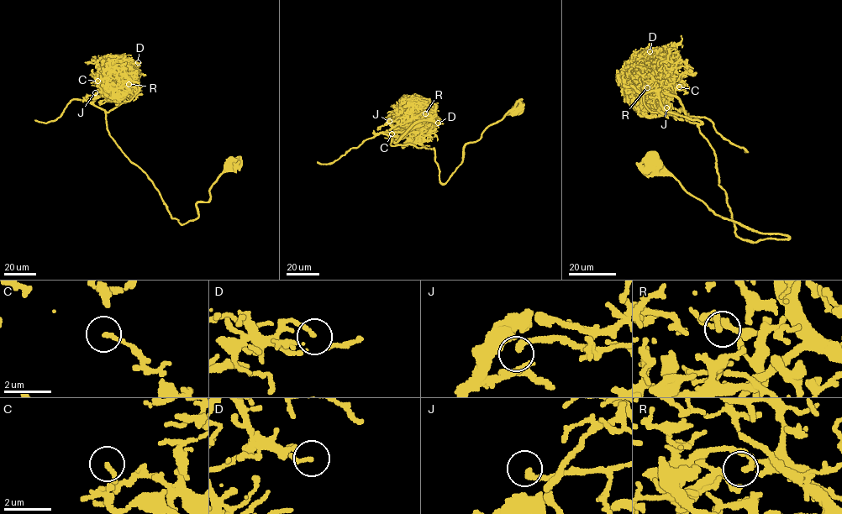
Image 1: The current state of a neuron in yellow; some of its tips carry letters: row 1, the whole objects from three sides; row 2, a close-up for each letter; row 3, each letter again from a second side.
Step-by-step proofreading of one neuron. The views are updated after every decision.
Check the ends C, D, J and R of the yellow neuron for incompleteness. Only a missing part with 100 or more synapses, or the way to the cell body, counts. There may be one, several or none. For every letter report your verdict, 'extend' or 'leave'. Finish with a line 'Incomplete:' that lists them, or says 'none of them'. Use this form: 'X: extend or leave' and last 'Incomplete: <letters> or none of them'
C: leave
D: leave
J: extend
R: leave
Incomplete: J

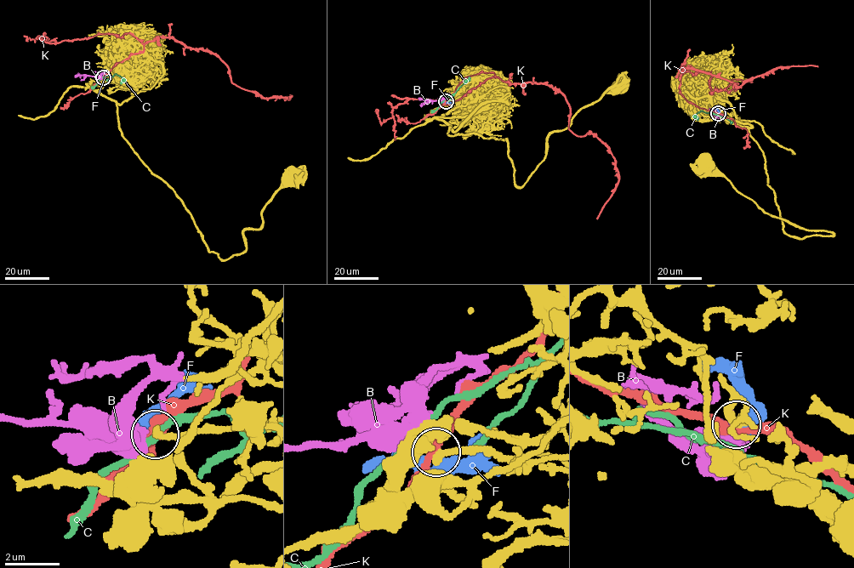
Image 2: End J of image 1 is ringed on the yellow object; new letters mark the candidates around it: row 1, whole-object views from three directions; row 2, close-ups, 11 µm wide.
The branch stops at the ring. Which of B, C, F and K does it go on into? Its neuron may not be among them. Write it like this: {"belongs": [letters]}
{"belongs": ["B"]}

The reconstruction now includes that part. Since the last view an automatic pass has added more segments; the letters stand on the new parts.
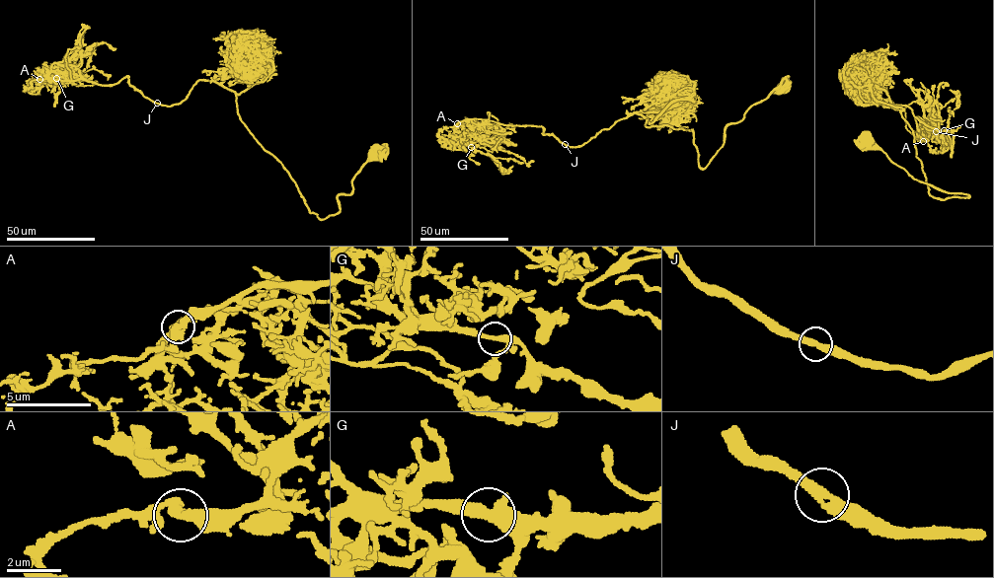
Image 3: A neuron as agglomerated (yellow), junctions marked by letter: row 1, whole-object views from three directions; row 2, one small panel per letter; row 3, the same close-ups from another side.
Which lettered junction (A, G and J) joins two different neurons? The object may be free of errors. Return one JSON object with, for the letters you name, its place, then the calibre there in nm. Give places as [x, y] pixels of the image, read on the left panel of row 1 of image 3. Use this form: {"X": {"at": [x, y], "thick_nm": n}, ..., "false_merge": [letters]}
{"false_merge": []}

